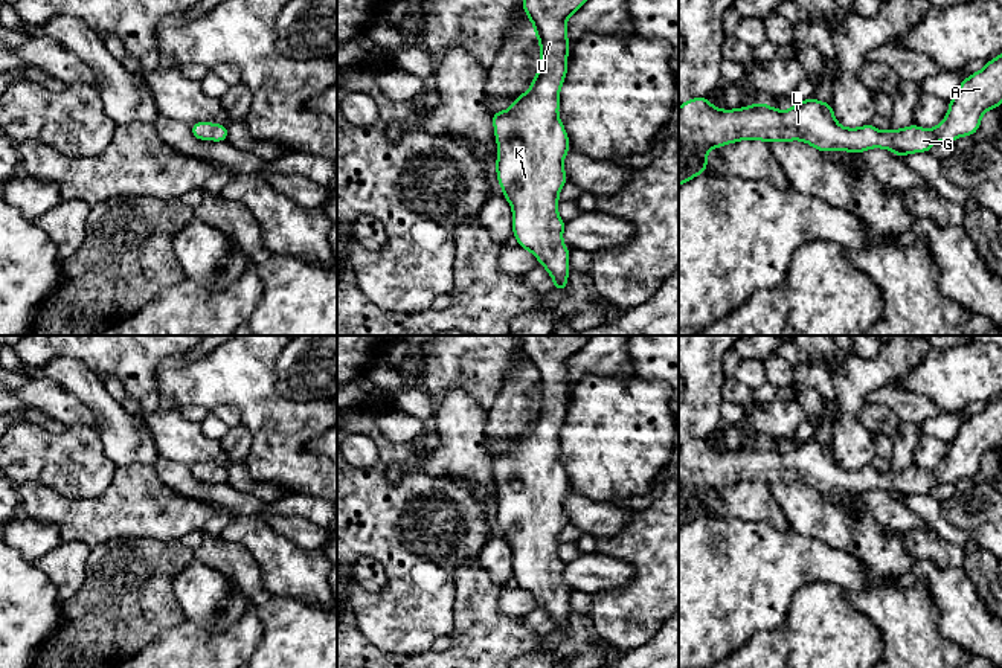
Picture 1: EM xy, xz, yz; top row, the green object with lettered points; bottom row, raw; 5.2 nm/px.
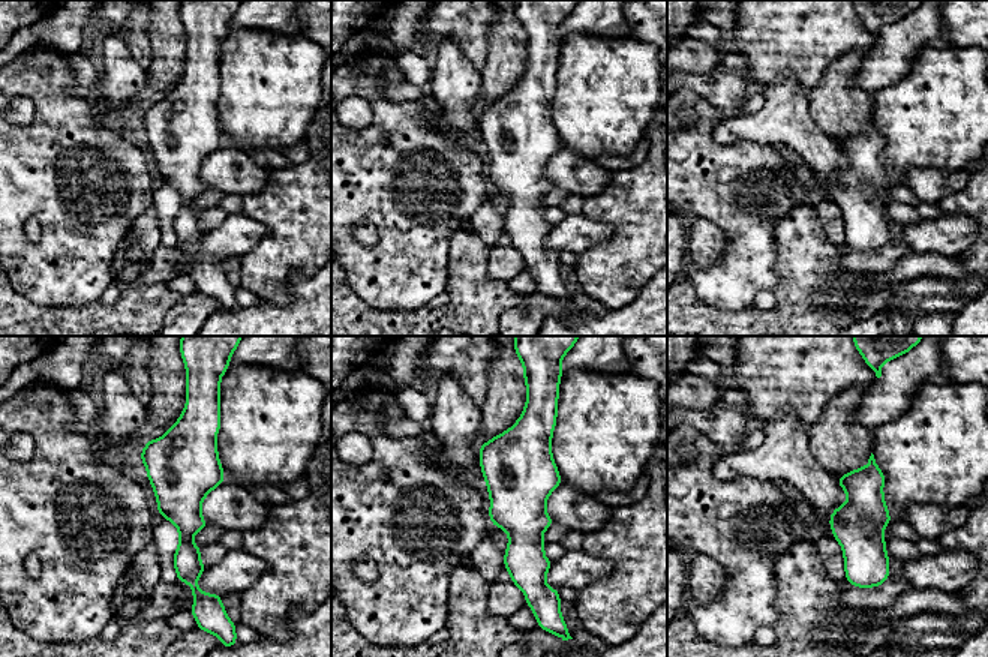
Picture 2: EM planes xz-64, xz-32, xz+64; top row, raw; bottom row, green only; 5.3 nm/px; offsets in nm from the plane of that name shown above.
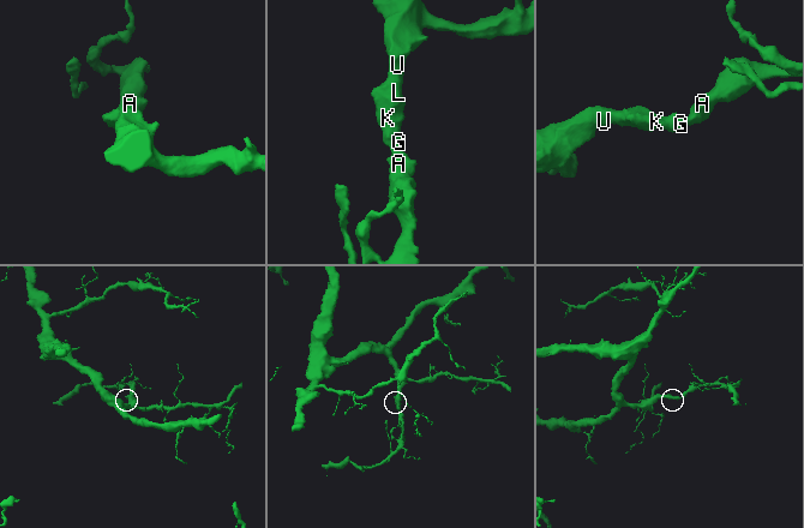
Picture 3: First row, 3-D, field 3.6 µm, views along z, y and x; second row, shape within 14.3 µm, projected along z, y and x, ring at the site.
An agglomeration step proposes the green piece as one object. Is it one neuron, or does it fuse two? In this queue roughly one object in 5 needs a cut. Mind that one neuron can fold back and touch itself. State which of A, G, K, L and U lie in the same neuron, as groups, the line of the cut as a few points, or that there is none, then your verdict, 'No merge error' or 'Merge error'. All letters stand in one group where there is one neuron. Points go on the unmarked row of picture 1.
Groups: A G K L U. No split. No merge error

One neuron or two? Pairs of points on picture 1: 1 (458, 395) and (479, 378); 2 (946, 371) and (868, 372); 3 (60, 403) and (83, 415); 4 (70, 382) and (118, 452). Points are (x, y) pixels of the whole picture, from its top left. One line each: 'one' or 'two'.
1: two
2: two
3: one
4: one

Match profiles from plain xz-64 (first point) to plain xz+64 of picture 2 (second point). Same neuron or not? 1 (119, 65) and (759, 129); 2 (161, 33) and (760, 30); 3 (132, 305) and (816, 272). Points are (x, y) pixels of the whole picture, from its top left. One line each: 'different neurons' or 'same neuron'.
1: same neuron
2: different neurons
3: same neuron

